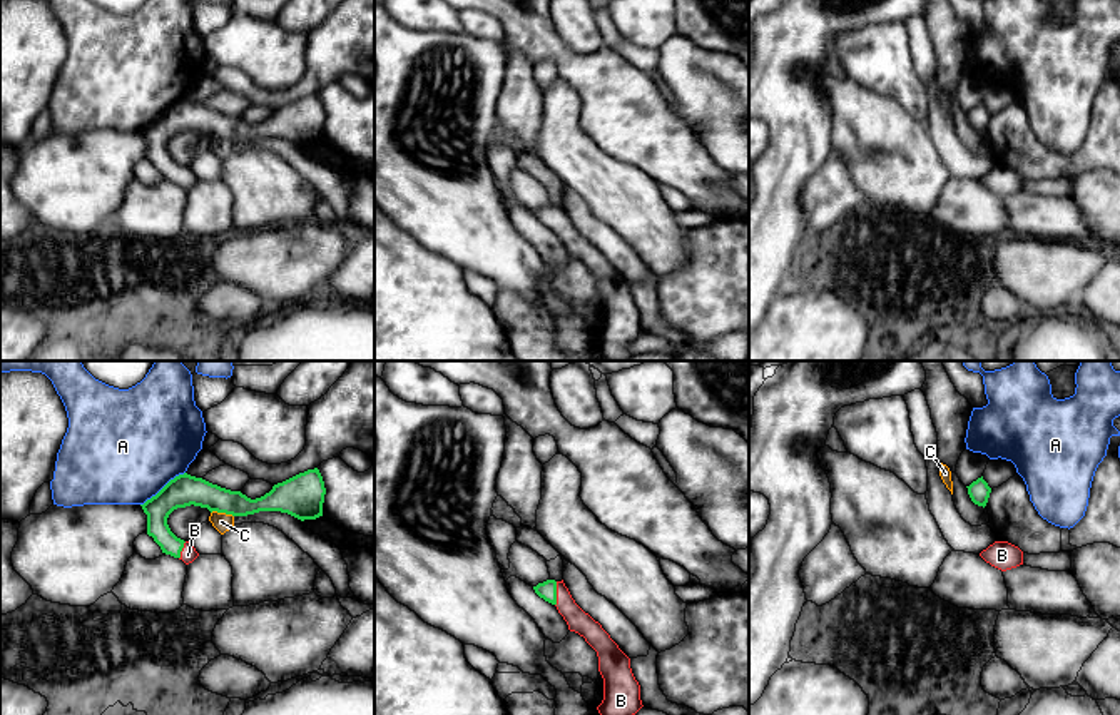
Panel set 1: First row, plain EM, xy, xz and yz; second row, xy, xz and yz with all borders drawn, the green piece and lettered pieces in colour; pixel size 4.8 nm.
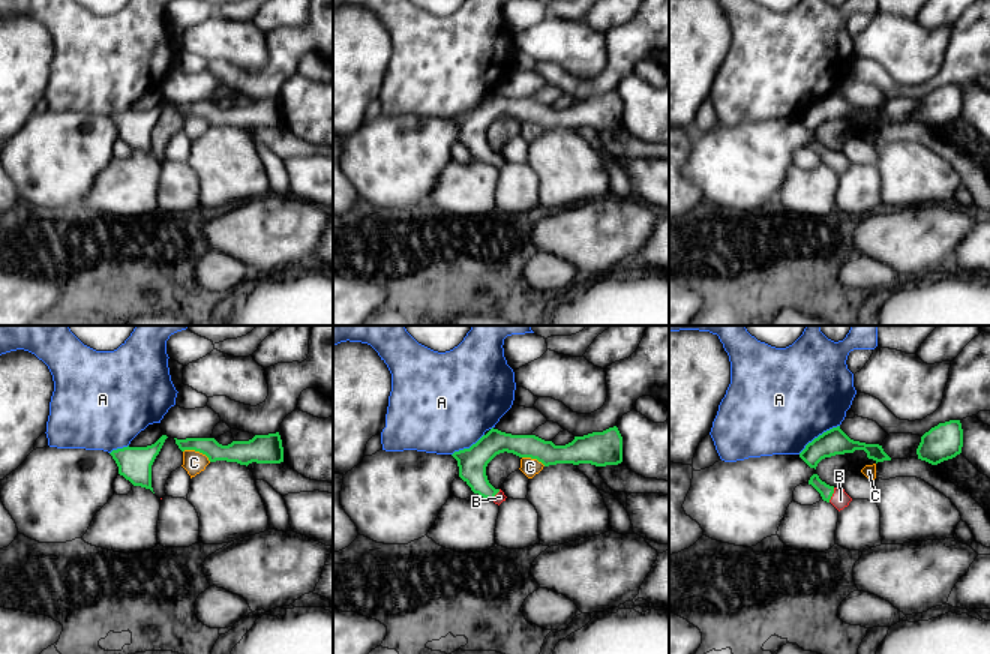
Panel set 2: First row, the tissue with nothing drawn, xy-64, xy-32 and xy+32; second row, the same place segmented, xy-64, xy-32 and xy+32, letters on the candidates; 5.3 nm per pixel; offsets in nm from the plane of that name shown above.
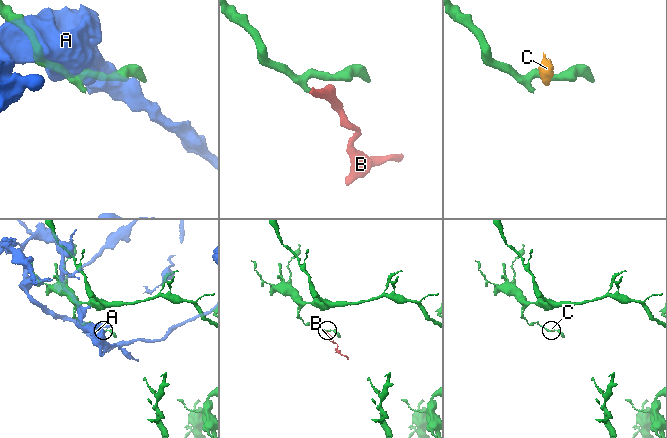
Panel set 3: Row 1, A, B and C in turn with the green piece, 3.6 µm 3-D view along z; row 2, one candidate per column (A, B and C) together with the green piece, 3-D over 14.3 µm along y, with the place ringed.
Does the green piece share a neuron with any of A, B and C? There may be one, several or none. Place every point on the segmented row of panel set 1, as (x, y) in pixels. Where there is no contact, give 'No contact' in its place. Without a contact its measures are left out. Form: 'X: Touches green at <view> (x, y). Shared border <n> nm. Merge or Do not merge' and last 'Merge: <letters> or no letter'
A: Touches green at xy (164, 486). Shared border 280 nm. Do not merge
B: Touches green at xz (555, 593). Shared border 120 nm. Merge
C: Touches green at xy (223, 512). Shared border 110 nm. Do not merge
Merge: B

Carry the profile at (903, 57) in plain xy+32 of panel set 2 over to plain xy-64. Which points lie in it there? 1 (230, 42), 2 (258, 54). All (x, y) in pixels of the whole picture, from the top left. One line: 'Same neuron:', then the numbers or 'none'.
Same neuron: 1, 2

